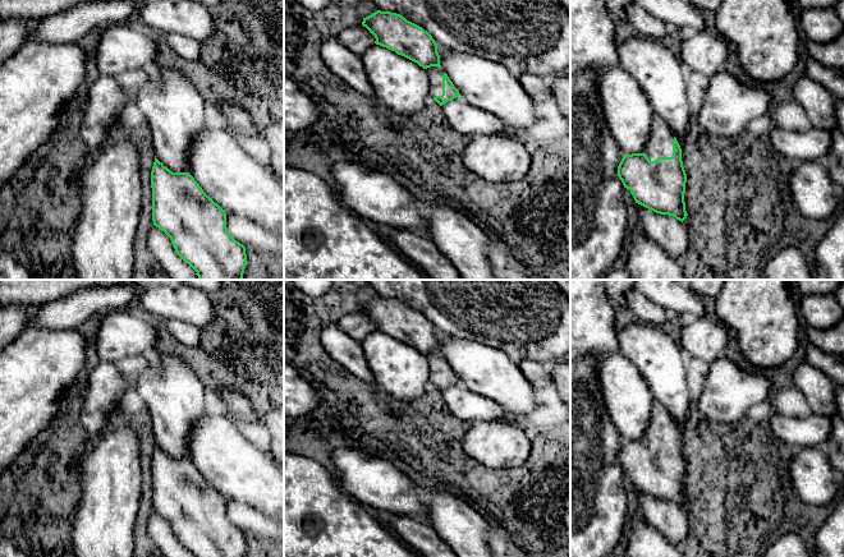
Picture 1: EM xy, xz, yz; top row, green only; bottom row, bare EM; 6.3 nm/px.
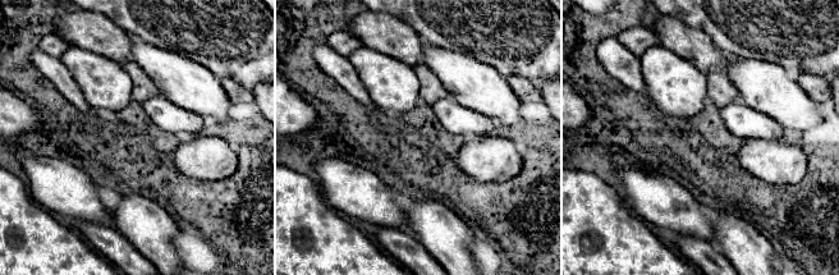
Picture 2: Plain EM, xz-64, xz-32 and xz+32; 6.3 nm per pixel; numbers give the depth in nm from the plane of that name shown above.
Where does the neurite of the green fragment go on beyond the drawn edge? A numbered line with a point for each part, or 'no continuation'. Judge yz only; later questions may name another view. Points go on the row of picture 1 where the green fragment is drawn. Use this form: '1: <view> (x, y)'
1: yz (660, 144)

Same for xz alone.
1: xz (435, 74)

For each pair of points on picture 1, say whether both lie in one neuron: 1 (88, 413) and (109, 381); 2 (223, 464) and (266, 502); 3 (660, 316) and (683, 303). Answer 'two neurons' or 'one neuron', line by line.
1: one neuron
2: one neuron
3: two neurons

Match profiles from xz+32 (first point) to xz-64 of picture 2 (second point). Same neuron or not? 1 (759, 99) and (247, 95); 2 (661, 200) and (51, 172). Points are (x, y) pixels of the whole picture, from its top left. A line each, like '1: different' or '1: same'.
1: different
2: same

